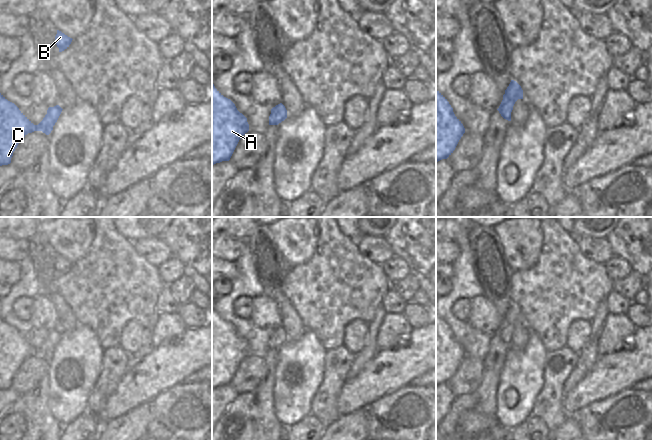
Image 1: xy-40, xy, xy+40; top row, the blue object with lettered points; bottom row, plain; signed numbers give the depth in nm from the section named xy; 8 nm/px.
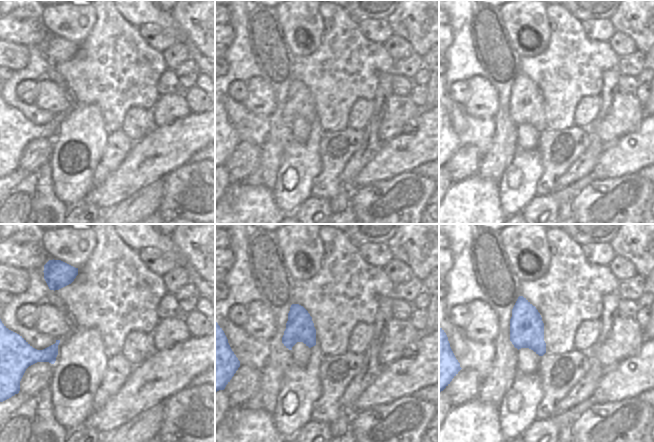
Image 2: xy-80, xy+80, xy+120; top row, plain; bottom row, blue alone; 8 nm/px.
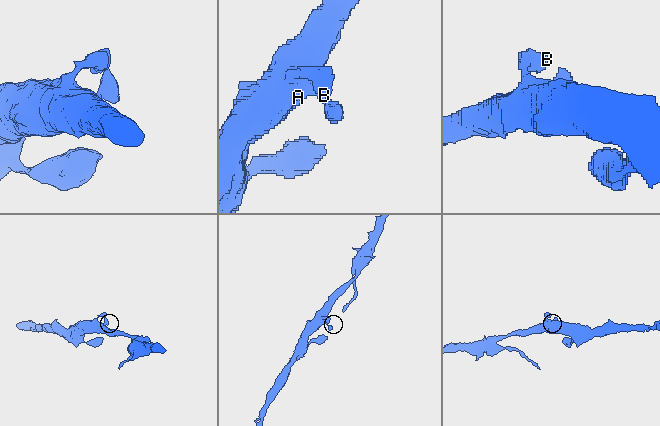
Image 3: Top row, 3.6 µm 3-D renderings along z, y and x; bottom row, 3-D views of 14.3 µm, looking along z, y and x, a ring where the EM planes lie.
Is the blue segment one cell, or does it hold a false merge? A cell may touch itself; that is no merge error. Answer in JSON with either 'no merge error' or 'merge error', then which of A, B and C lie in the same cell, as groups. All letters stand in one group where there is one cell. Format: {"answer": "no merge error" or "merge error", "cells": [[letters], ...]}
{"answer": "no merge error", "cells": [["A", "B", "C"]]}

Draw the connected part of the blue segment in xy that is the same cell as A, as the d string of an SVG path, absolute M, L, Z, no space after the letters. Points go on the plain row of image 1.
M212 307L212 389L229 385L239 364L249 355L247 342Z

